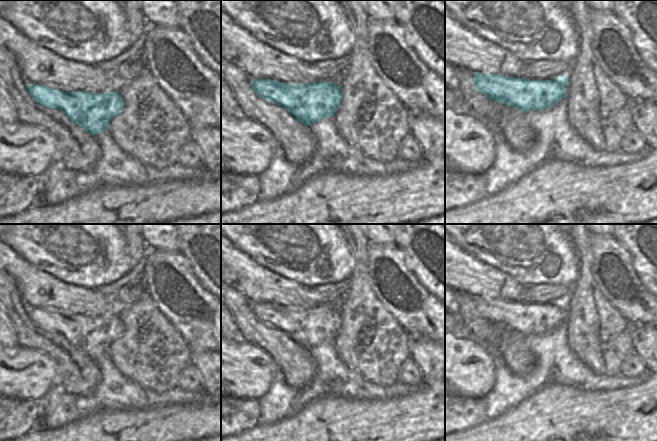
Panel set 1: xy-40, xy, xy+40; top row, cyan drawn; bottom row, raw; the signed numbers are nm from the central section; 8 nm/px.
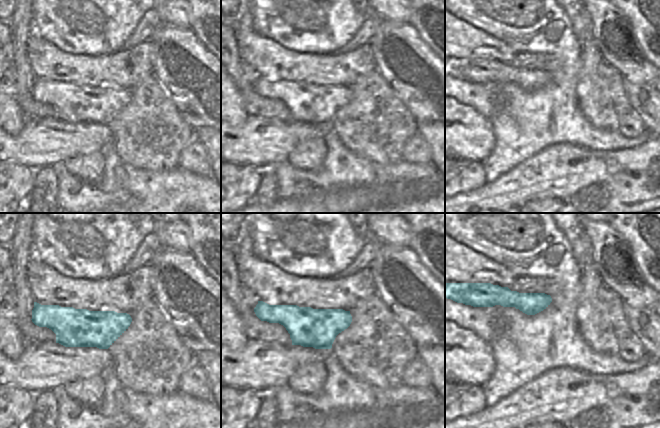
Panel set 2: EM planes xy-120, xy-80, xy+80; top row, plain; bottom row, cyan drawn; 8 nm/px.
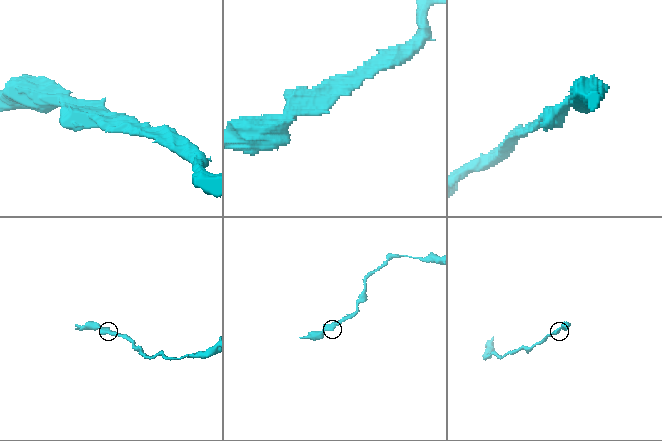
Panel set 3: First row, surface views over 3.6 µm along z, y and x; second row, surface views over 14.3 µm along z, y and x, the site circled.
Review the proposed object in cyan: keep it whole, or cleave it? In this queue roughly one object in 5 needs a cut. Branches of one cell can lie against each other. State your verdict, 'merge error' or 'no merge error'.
no merge error

